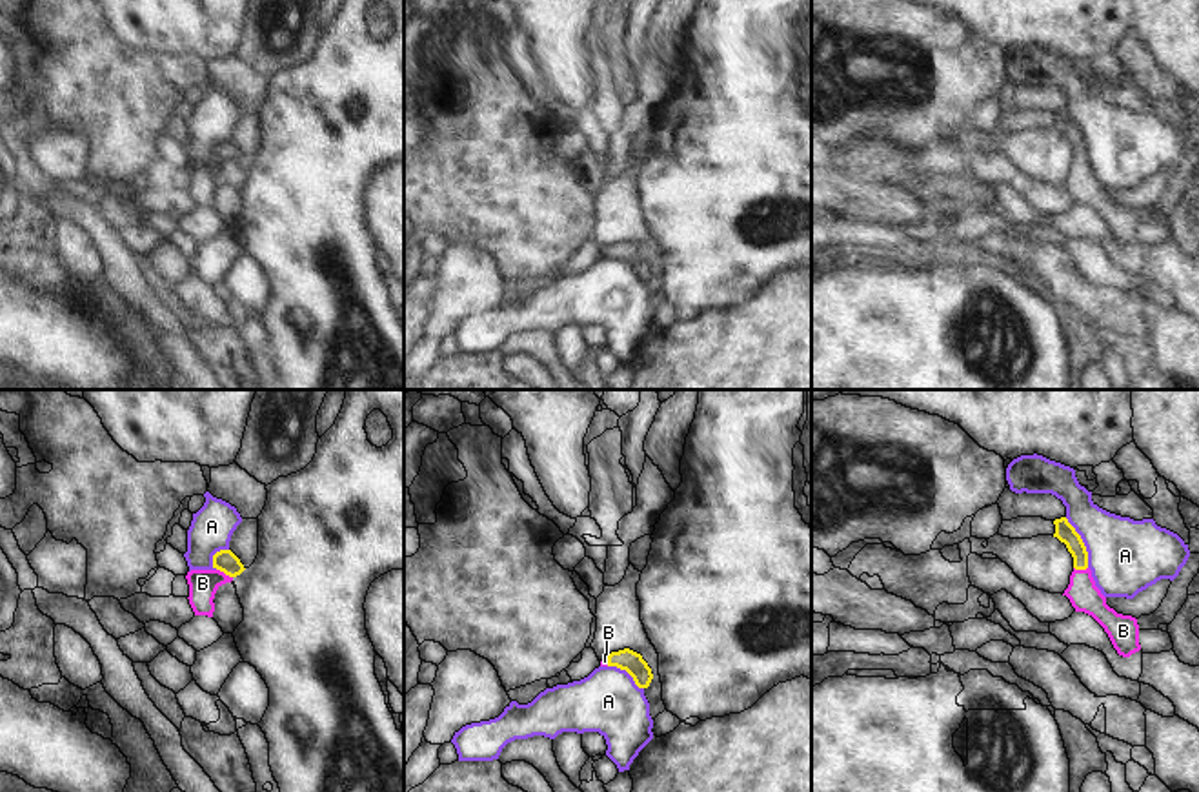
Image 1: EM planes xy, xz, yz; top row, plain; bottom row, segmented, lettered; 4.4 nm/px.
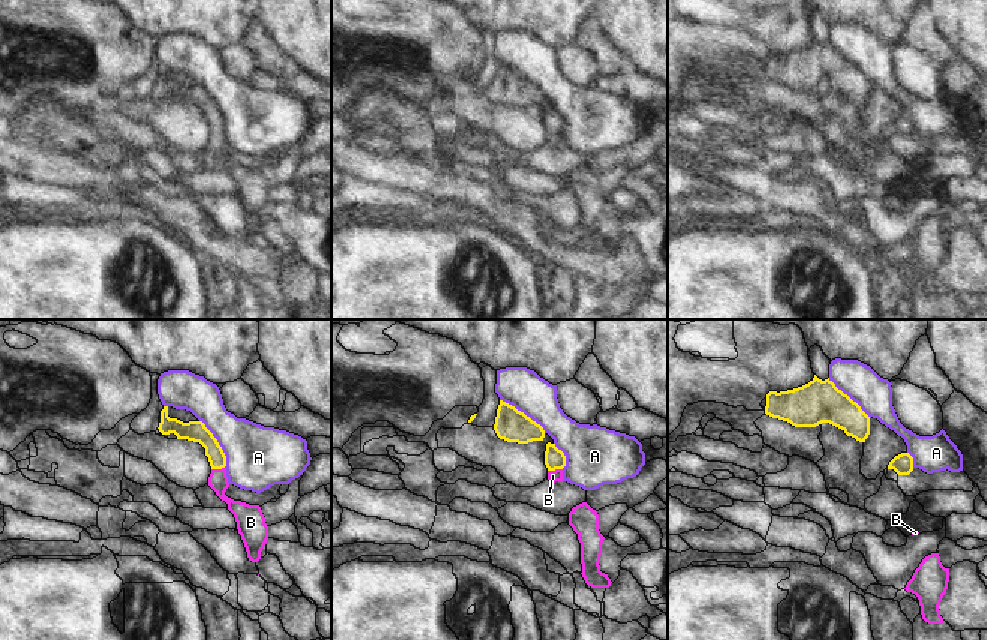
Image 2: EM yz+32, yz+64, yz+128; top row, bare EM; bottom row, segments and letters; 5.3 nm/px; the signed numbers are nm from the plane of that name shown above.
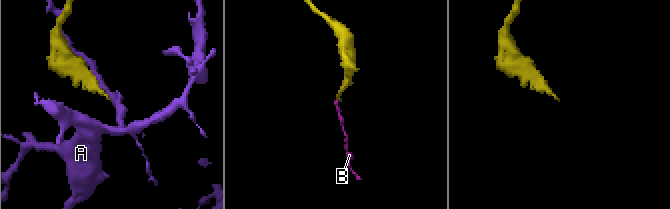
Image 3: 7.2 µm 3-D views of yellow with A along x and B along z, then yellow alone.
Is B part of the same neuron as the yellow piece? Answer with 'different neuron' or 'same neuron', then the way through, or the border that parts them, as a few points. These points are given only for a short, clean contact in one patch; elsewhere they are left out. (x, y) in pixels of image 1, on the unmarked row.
same neuron; runs through xy (226, 153), (224, 164), (202, 175)

